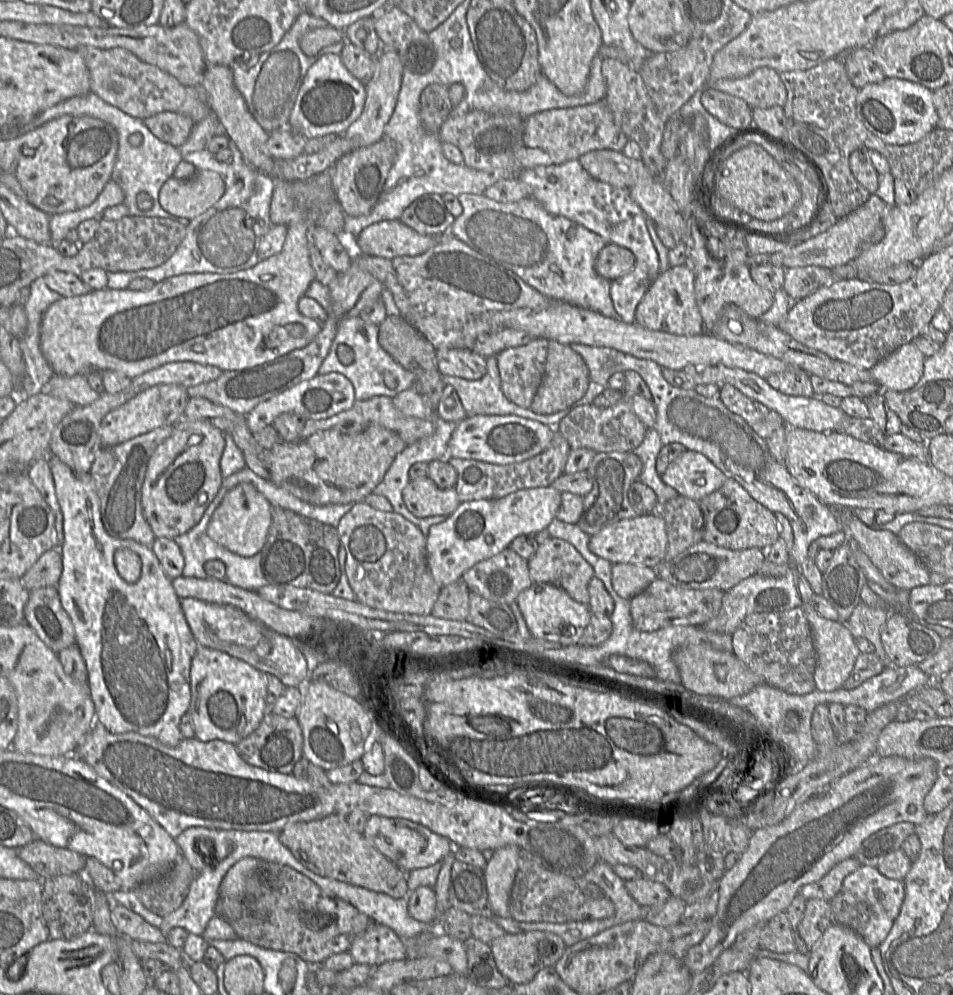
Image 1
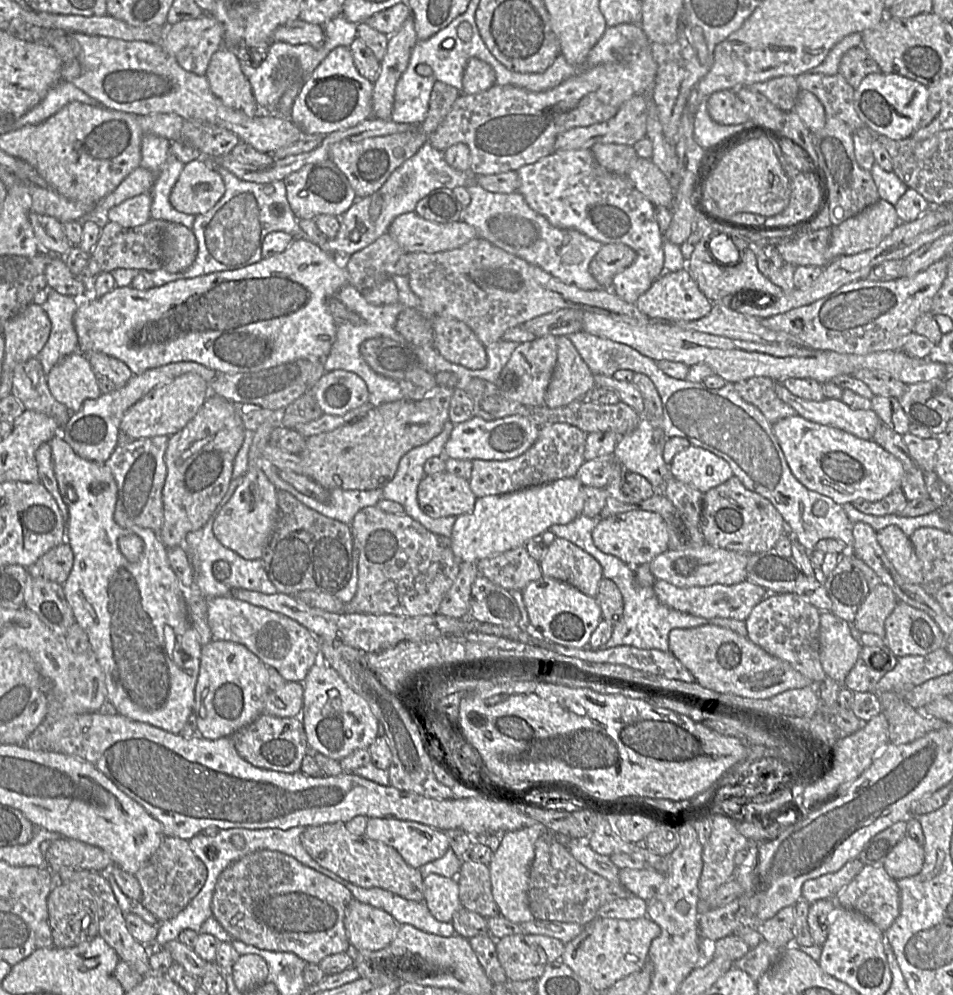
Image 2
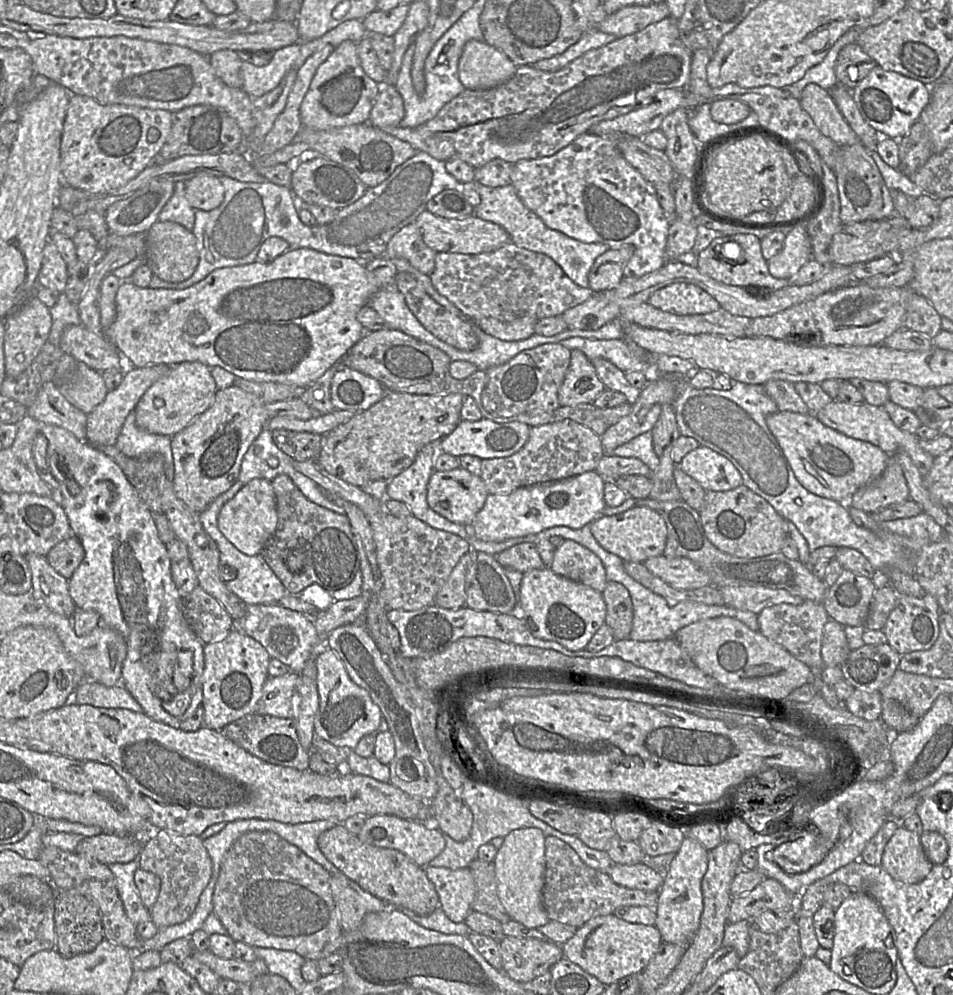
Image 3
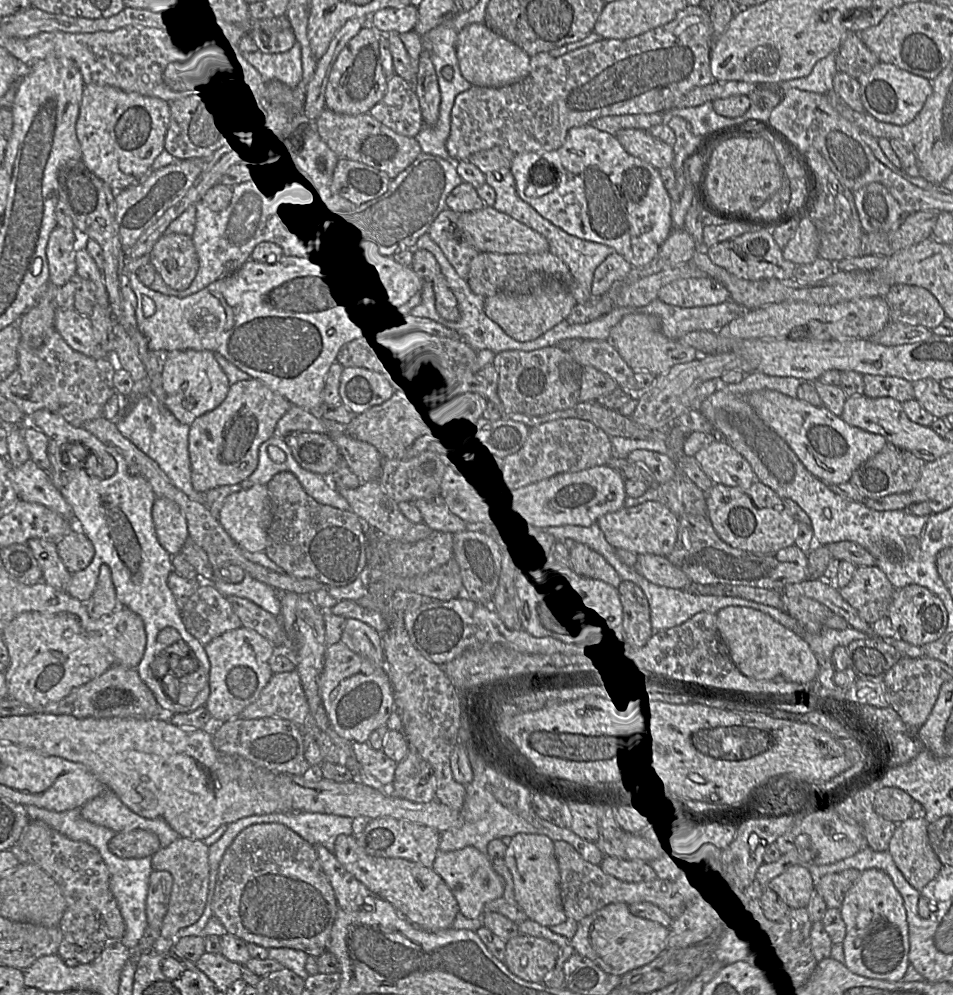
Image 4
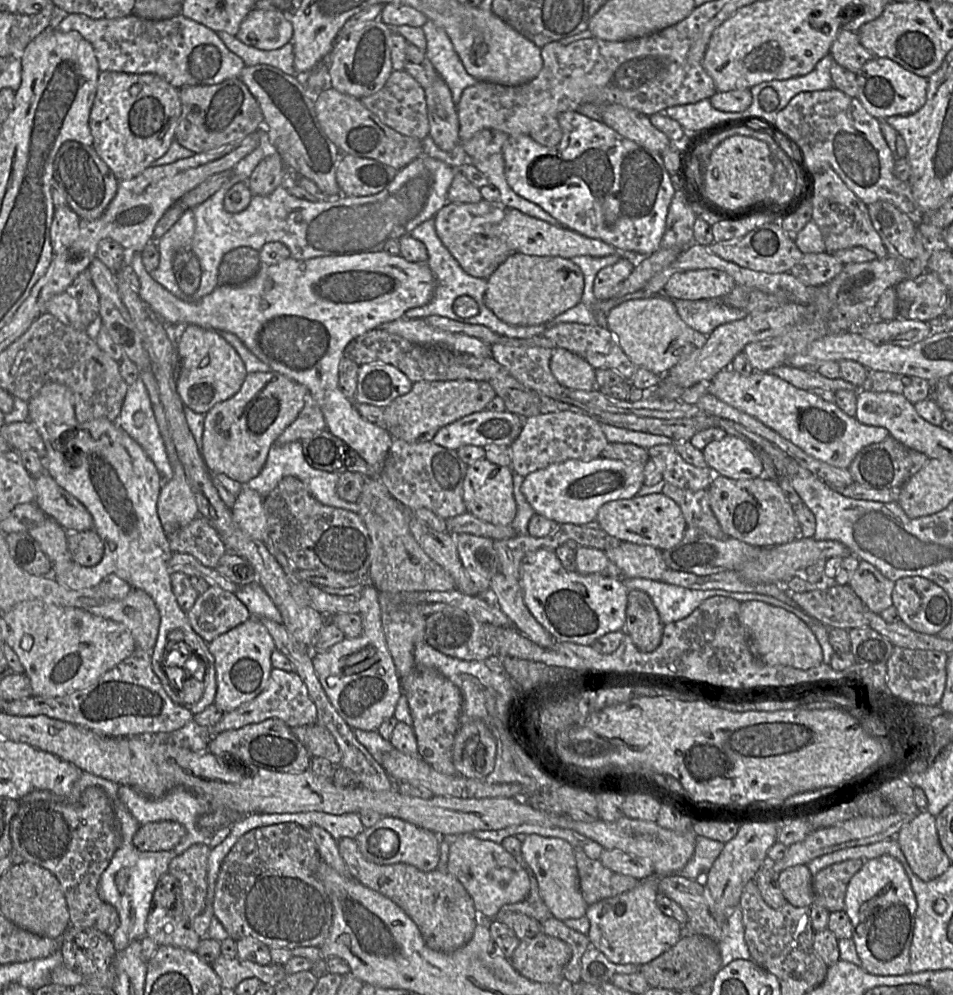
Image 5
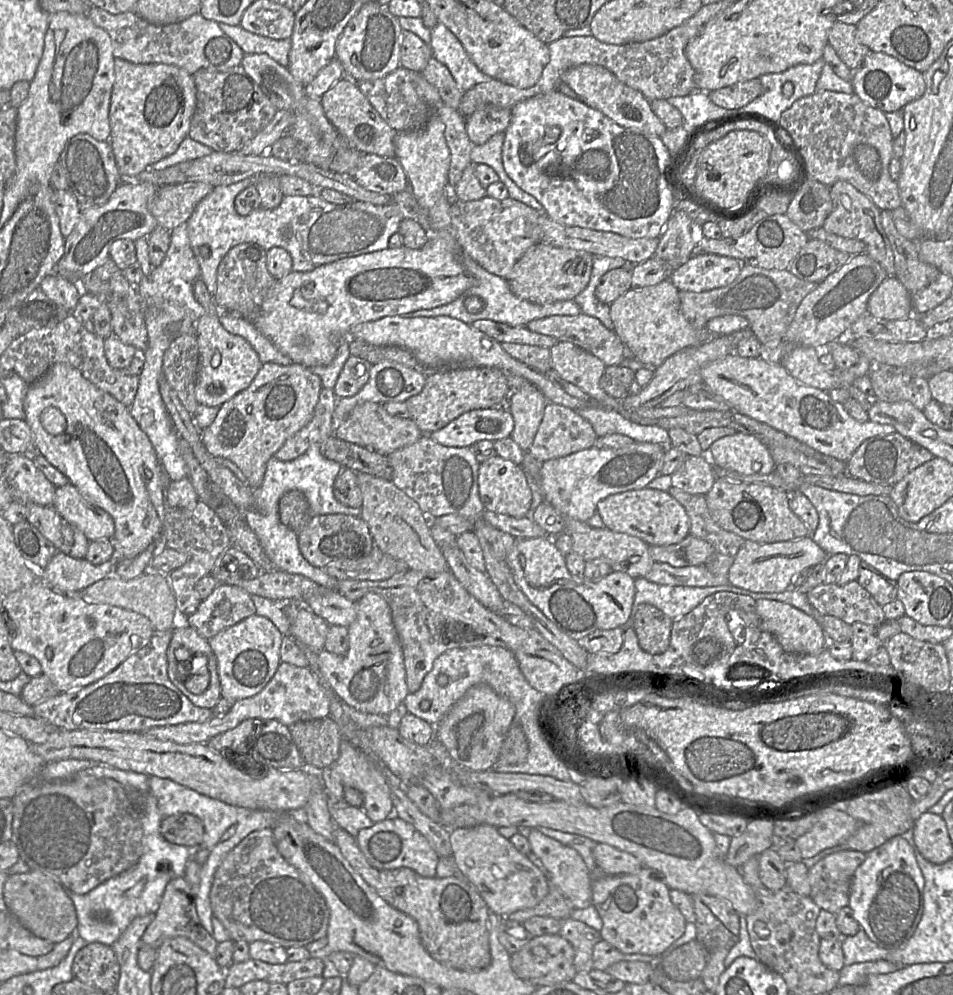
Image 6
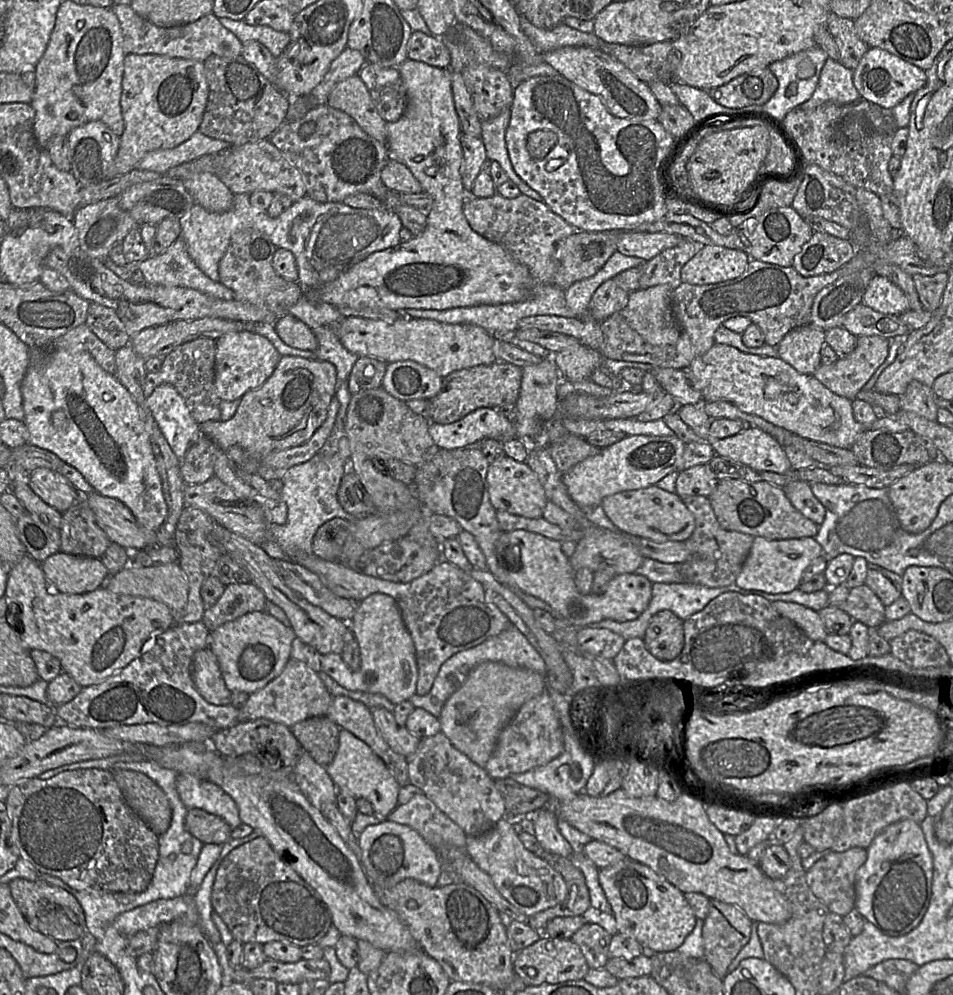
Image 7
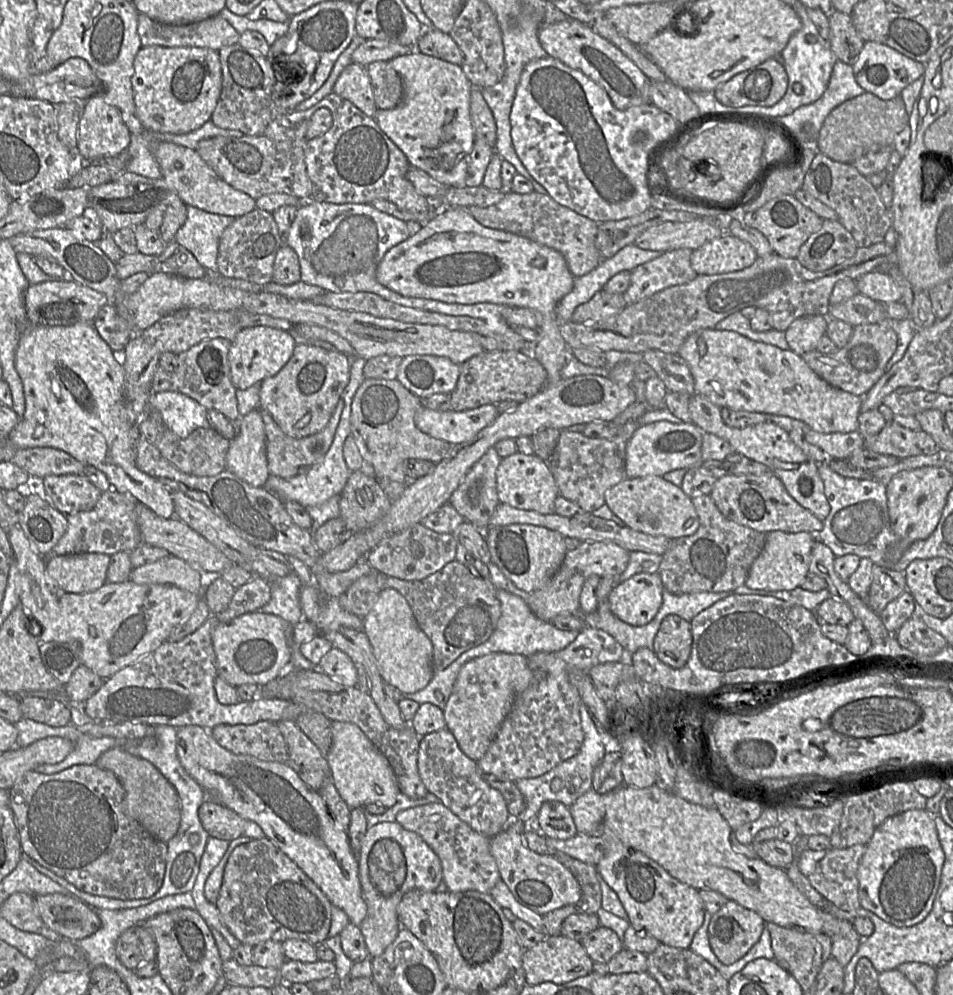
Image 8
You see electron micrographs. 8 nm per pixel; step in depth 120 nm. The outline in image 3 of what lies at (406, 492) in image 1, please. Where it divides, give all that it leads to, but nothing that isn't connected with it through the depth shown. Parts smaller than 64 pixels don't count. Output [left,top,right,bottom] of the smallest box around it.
[427,467,489,527]

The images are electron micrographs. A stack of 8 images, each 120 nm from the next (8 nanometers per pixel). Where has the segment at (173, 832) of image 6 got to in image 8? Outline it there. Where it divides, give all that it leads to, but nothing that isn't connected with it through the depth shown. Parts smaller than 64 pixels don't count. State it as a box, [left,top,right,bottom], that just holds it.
[198,799,247,842]

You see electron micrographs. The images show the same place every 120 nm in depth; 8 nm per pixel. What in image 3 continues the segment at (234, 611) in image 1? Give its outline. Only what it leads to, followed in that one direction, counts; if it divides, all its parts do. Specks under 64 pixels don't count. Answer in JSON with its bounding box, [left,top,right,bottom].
[233,605,325,674]

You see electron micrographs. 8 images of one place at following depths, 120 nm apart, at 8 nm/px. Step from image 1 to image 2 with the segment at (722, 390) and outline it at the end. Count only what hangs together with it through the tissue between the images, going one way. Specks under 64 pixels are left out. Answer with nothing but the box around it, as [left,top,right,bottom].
[735,377,795,423]

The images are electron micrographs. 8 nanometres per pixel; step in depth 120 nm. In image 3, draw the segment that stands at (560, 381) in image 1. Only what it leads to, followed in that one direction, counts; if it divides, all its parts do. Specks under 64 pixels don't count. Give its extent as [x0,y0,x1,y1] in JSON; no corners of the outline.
[558,350,606,406]

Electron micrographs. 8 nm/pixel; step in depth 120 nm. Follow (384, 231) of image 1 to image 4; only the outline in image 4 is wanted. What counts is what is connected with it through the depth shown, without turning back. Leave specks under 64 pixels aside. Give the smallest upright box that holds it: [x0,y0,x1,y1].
[457,206,549,254]

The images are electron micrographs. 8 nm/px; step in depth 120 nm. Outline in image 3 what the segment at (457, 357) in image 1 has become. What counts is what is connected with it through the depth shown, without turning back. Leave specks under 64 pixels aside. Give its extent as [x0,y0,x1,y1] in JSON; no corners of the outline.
[395,272,479,351]

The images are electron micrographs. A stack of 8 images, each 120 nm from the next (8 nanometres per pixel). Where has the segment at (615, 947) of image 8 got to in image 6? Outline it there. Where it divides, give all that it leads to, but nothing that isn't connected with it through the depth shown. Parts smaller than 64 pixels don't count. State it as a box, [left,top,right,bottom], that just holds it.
[559,918,602,973]

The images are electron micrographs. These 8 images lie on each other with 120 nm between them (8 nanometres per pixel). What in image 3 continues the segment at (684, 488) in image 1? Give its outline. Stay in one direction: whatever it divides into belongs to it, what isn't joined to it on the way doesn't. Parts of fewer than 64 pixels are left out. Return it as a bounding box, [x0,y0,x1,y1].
[677,445,742,491]

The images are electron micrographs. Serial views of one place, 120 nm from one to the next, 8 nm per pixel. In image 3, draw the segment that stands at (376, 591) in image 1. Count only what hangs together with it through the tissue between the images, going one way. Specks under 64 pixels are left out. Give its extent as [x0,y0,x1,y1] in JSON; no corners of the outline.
[314,509,471,638]

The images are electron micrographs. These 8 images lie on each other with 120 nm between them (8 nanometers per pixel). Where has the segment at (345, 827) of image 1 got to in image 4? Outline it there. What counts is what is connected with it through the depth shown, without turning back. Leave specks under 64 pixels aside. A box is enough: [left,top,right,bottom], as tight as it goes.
[333,835,459,932]

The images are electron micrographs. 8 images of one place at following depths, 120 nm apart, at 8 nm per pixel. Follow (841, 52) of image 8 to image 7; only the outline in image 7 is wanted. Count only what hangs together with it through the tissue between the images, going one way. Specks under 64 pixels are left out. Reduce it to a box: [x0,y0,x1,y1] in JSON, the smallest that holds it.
[826,15,869,70]

